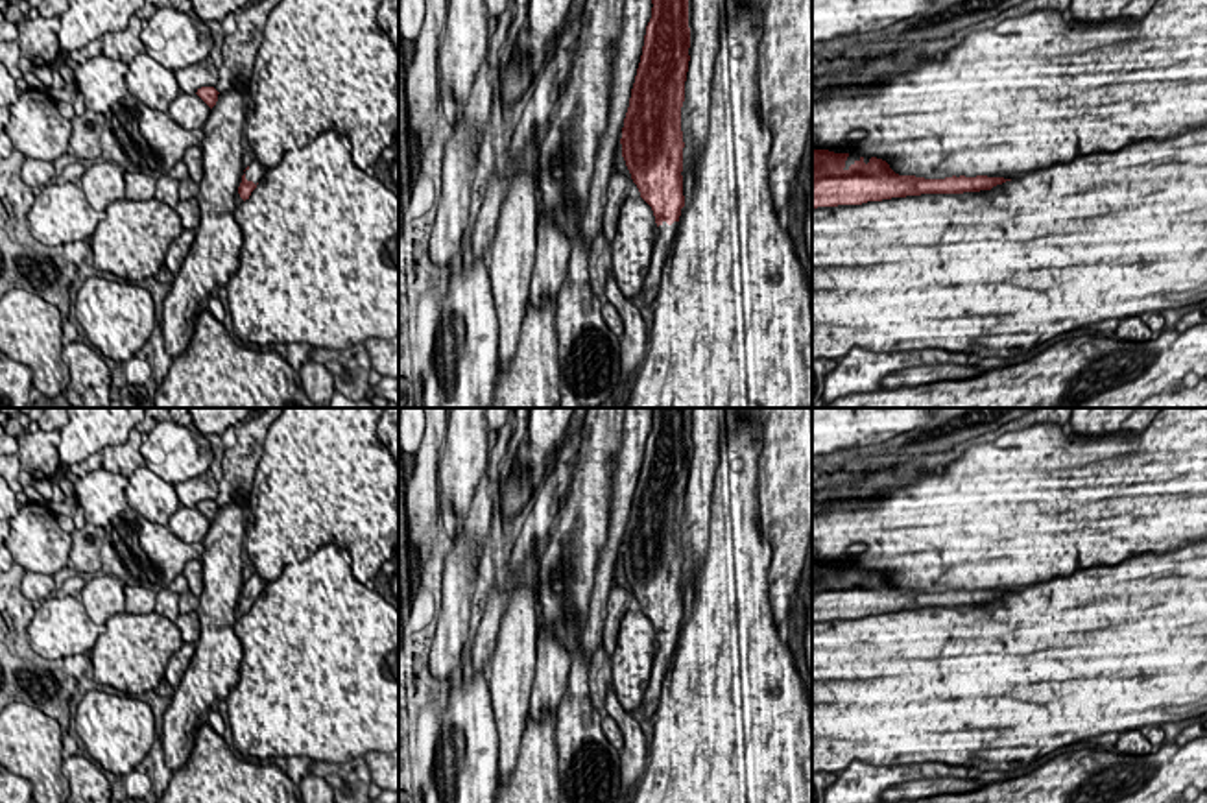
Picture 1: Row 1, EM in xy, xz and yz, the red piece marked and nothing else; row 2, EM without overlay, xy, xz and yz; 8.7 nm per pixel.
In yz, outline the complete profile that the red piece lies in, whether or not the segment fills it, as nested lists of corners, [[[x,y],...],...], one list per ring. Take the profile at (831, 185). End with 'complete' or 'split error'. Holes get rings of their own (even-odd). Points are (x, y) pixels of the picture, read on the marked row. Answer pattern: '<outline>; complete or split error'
[[[812,150],[812,209],[862,205],[891,198],[921,194],[963,194],[991,190],[1011,179],[1004,177],[965,177],[952,175],[945,179],[925,179],[915,175],[899,175],[882,159],[864,157],[845,166],[849,153],[829,150]]]; complete

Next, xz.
[[[651,0],[651,18],[622,127],[622,157],[640,198],[651,207],[657,238],[642,295],[653,305],[675,236],[683,196],[681,107],[688,72],[688,0]]]; split error

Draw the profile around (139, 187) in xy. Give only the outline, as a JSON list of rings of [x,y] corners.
[[[124,172],[125,199],[148,201],[155,198],[157,181],[144,174]]]

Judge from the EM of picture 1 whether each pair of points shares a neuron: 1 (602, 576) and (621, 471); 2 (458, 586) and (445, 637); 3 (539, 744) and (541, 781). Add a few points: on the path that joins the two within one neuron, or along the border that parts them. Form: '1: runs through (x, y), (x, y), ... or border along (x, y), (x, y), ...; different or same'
1: runs through (609, 551), (613, 547), (621, 497); same
2: runs through (458, 599), (453, 624); same
3: runs through (539, 754), (539, 772); same

